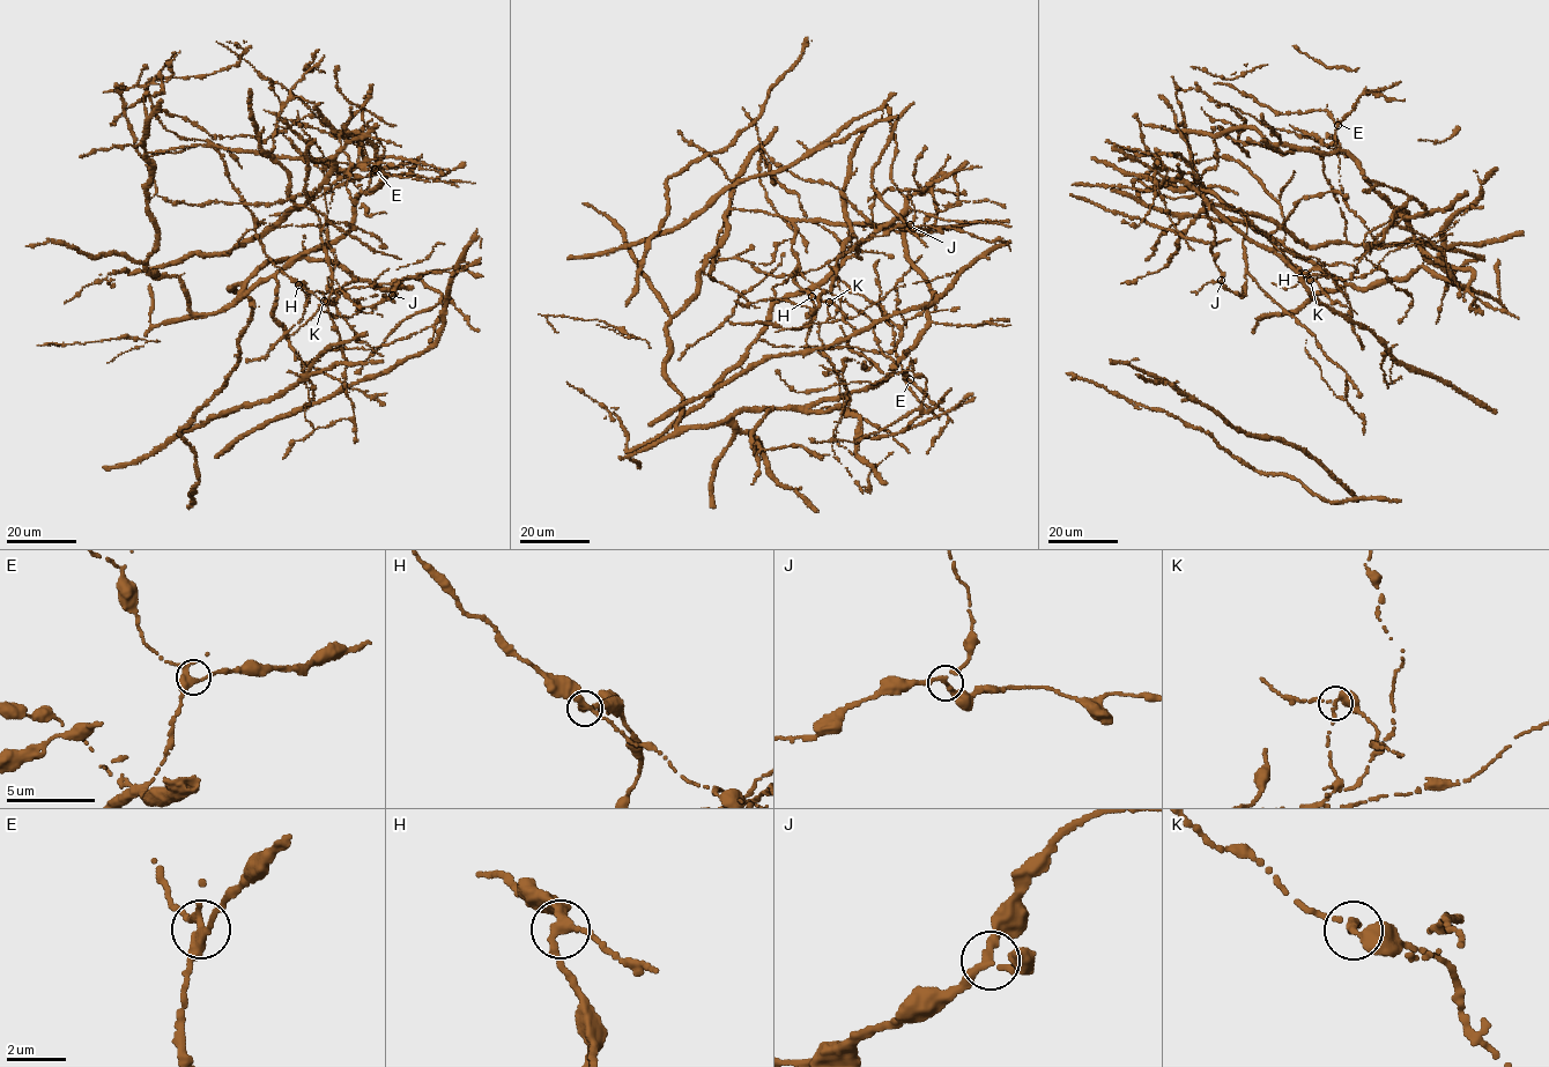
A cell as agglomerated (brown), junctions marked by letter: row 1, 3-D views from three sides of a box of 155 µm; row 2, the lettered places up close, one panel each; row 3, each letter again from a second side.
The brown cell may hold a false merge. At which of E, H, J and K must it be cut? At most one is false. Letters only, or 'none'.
K

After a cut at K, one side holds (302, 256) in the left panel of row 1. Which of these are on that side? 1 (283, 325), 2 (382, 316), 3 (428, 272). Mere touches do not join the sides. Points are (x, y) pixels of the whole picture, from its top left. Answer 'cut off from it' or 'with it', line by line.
1: with it
2: cut off from it
3: with it

